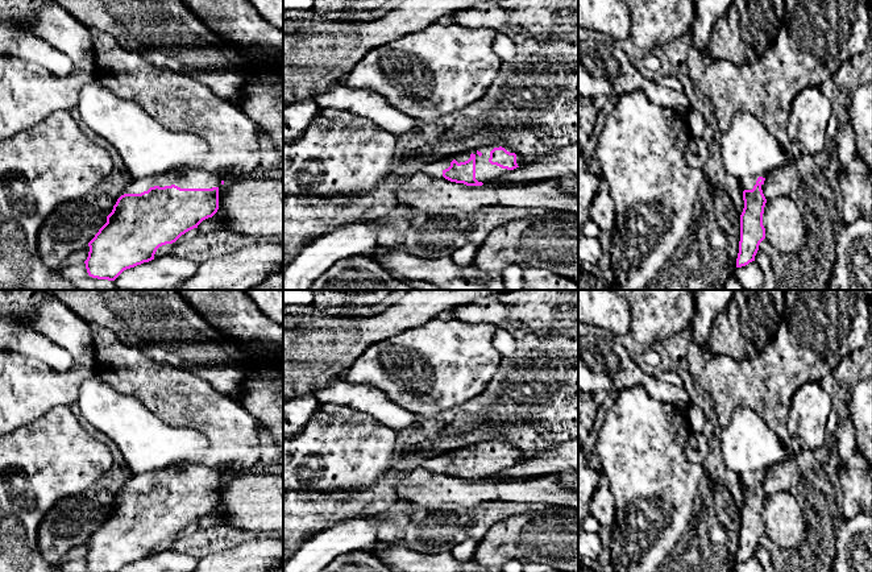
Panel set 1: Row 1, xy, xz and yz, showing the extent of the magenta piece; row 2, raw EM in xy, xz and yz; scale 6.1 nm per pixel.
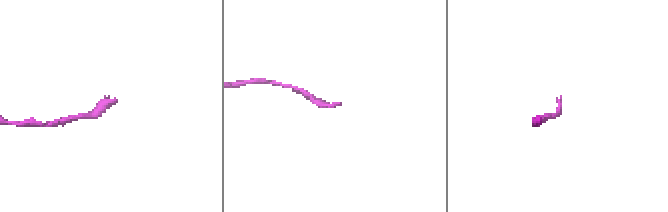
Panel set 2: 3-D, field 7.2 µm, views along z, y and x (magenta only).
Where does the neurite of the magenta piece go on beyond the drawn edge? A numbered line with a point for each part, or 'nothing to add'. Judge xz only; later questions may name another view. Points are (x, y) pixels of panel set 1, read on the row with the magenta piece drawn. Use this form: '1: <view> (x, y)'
1: xz (485, 171)

